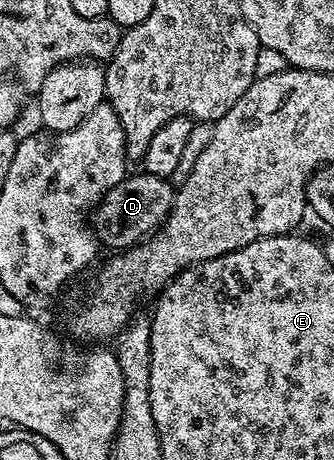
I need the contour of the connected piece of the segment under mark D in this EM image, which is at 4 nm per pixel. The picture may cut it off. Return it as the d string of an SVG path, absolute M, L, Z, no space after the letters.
M140 172L138 174L138 176L132 176L133 174L125 175L124 180L122 182L118 182L113 188L111 188L111 190L109 190L108 193L106 193L105 196L100 199L99 204L95 205L94 213L96 212L96 217L94 217L93 220L91 217L90 224L96 233L99 243L103 245L103 247L105 244L106 247L112 248L108 250L123 250L126 248L131 248L133 244L139 244L141 240L152 235L152 233L155 232L160 227L160 225L164 223L165 217L168 216L168 212L172 208L172 202L175 196L175 187L173 186L172 182L169 179L158 175L150 175L145 172Z

